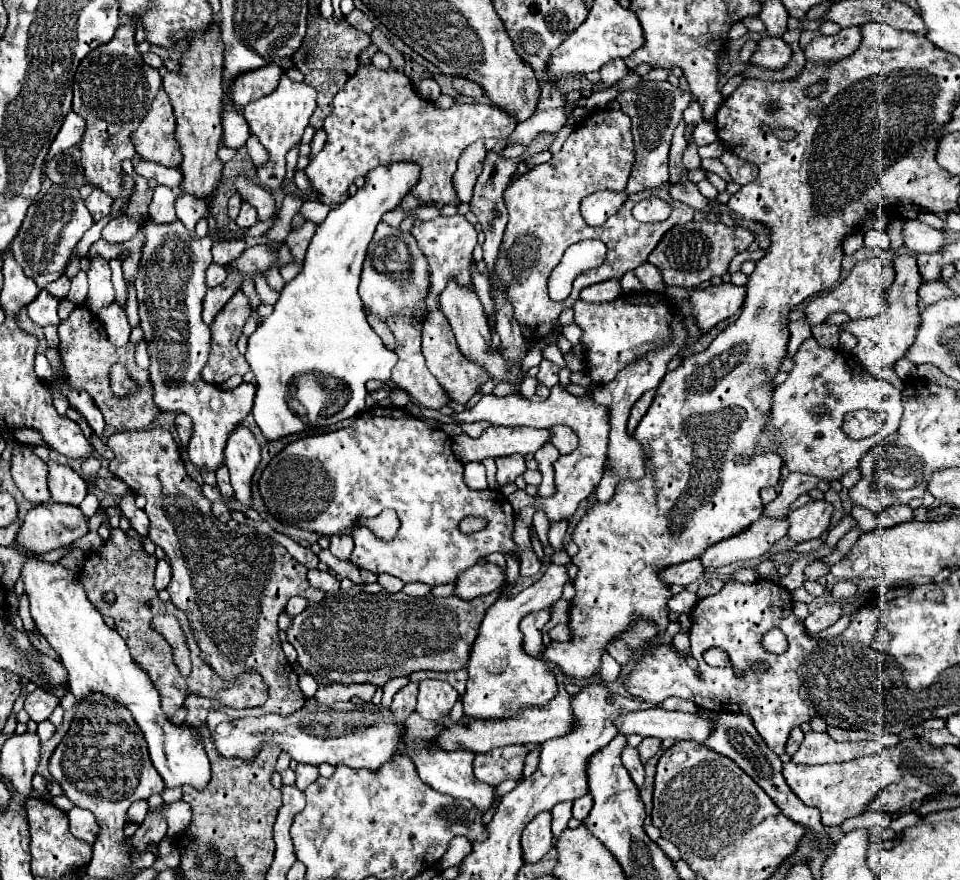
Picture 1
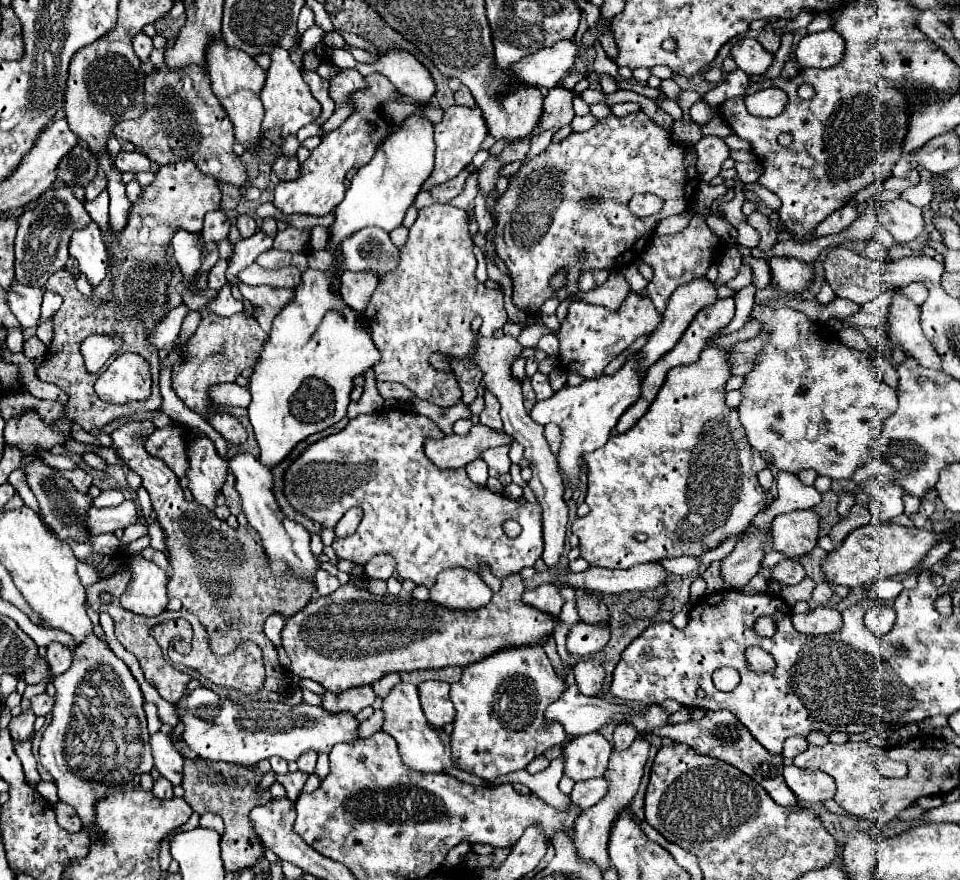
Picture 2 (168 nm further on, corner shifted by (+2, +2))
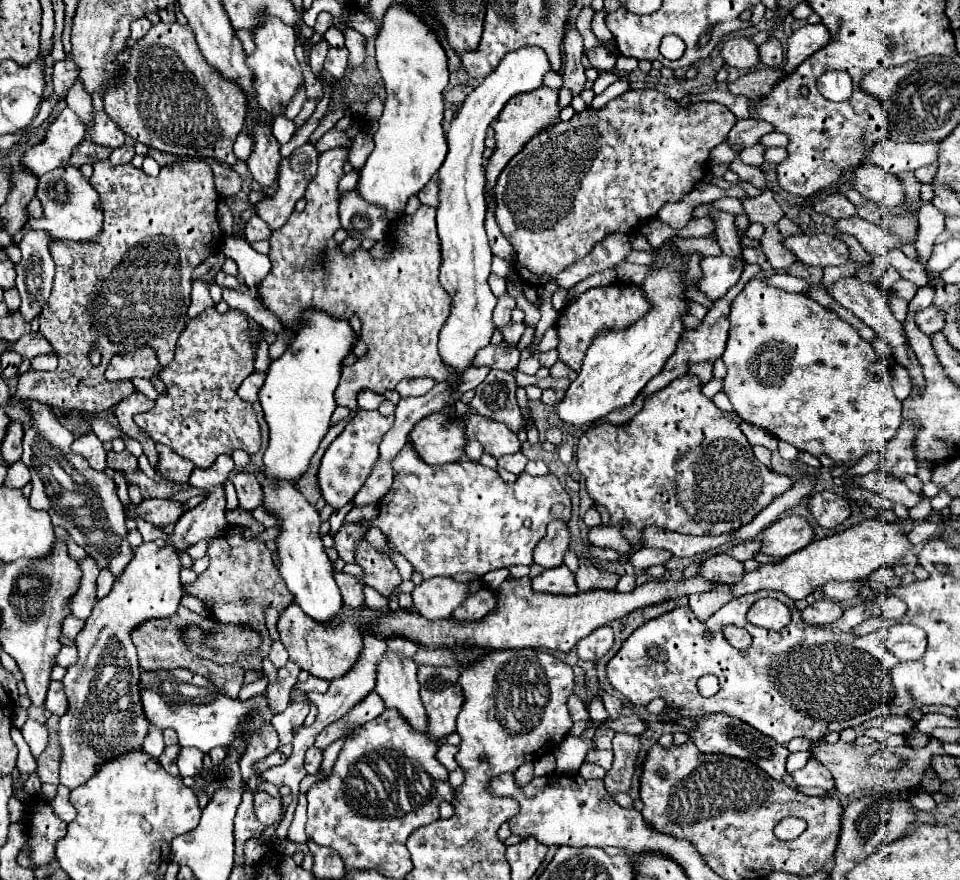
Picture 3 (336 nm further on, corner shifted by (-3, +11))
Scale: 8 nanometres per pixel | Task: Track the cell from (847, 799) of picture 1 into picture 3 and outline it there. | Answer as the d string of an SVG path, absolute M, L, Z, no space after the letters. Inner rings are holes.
M814 758L808 760L808 764L800 770L796 770L792 774L794 782L798 786L818 786L818 788L824 788L824 790L832 790L834 788L834 782L832 782L832 774L830 770L826 770L820 762L816 762Z

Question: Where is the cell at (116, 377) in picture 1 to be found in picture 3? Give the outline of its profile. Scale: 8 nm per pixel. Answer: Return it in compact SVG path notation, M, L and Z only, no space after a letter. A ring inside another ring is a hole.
M206 308L200 316L192 318L184 328L184 334L178 338L176 356L168 366L160 366L152 348L140 348L136 352L114 356L110 366L106 368L108 380L132 380L134 376L142 378L160 378L166 386L166 394L156 400L152 412L138 414L136 424L152 436L154 442L172 448L178 456L194 462L196 468L208 468L220 454L232 454L234 450L244 450L248 454L256 454L262 446L260 424L256 420L256 412L252 404L238 398L236 390L242 380L254 372L254 346L248 338L248 322L240 310L228 310L226 314L218 314L216 308Z

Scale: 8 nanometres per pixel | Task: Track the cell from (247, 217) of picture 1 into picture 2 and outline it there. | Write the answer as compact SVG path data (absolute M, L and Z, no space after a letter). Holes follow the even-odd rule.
M247 213L239 215L237 221L235 221L235 225L237 225L241 237L251 237L251 235L255 233L255 229L257 229L257 225L255 225L255 217L251 217L251 215L247 215Z

